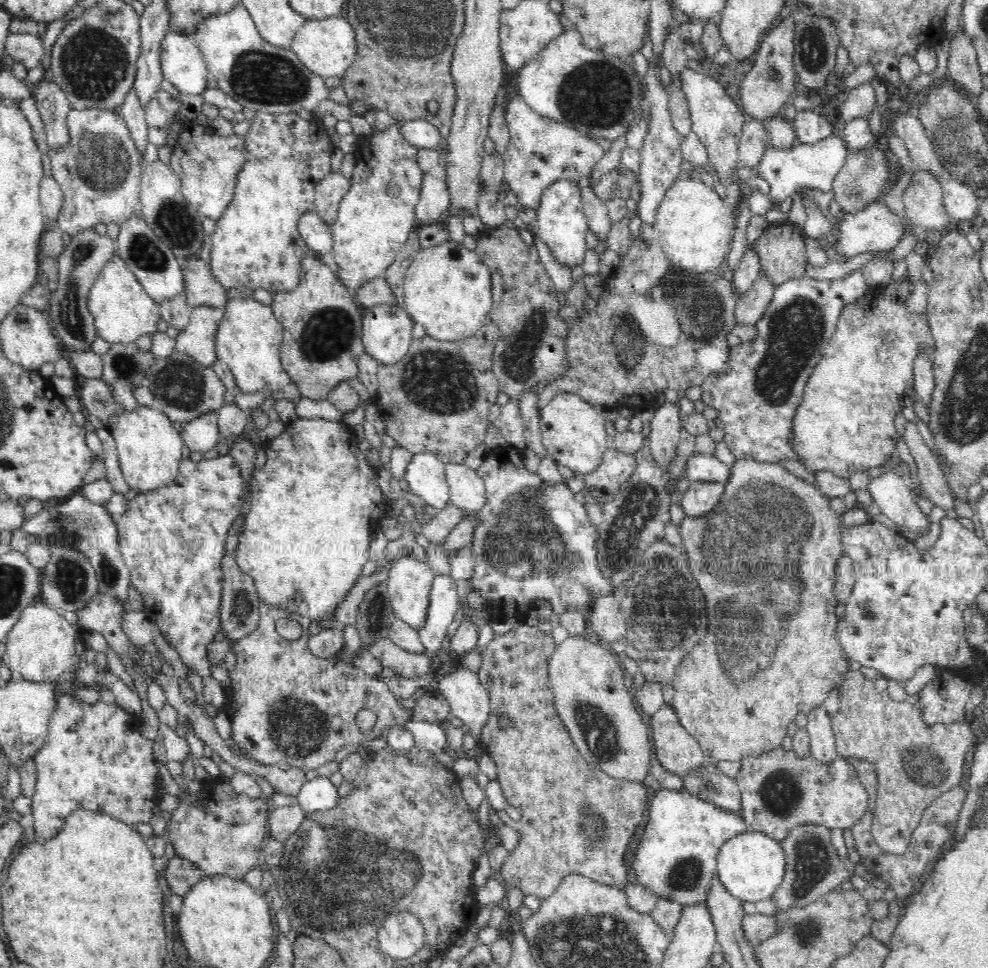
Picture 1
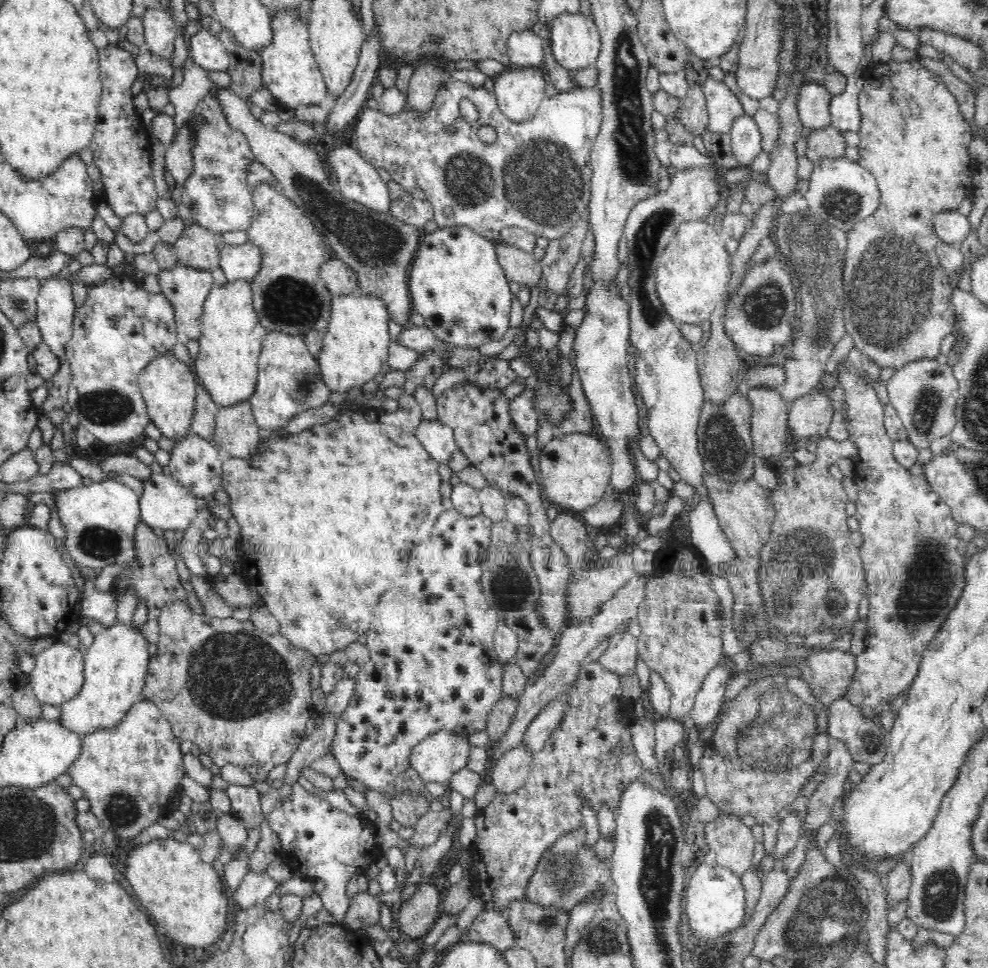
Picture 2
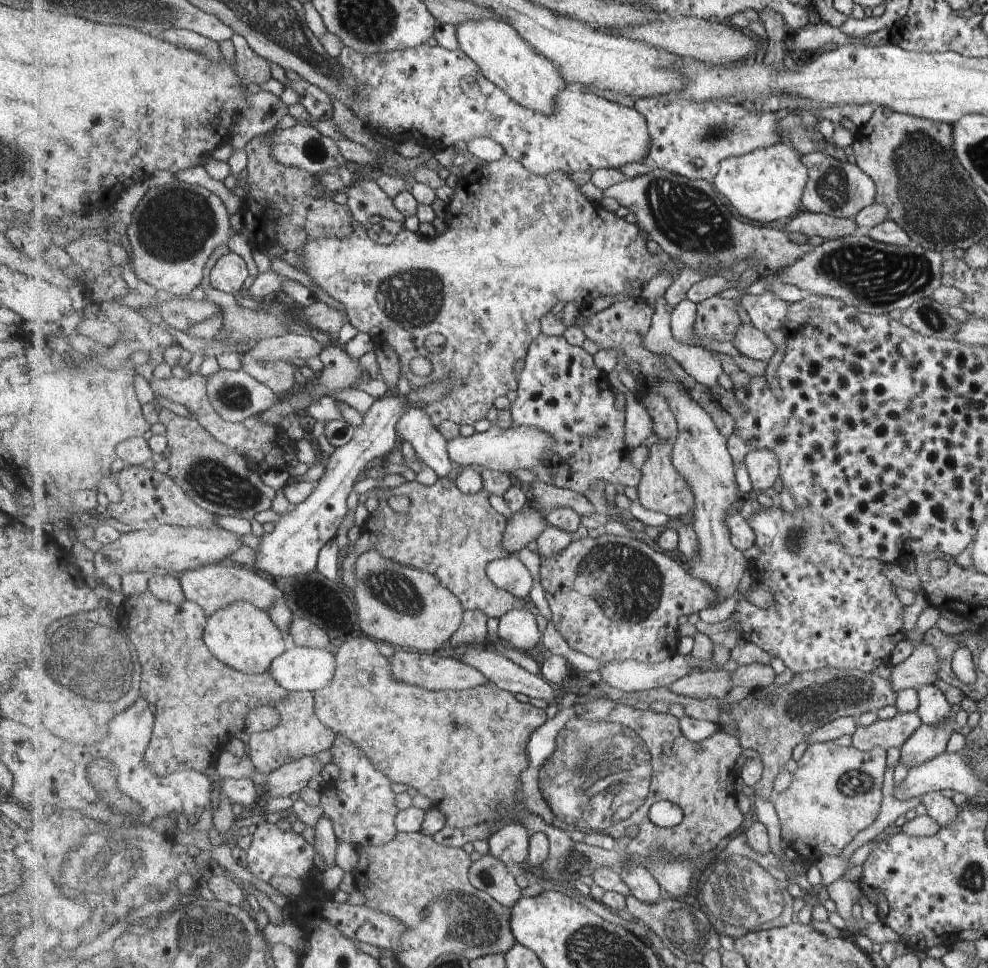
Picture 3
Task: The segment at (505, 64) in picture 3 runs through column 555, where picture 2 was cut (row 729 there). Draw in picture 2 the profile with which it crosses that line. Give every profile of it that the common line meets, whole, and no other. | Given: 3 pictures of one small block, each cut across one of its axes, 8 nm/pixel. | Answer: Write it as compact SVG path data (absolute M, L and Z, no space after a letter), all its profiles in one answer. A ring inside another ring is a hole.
M120 622L114 626L105 627L101 633L93 636L90 646L83 648L83 686L74 698L63 702L60 706L60 722L62 728L78 735L88 737L95 730L111 729L120 723L136 701L141 699L147 664L149 642L139 632L138 627L124 625Z

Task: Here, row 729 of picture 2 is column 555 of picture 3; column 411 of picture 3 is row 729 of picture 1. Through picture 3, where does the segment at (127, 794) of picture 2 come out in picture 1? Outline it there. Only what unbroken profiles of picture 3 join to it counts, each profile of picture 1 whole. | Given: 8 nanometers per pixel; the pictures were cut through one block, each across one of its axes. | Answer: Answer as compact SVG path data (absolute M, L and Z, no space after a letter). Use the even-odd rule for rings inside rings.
M62 698L57 710L49 720L49 729L44 746L33 756L36 767L36 782L32 794L32 816L38 842L54 838L62 830L65 819L72 810L86 808L101 811L121 822L135 826L138 822L150 822L155 816L152 808L160 797L158 764L154 761L153 742L140 735L140 720L125 712L119 705L87 704L84 701L71 701Z

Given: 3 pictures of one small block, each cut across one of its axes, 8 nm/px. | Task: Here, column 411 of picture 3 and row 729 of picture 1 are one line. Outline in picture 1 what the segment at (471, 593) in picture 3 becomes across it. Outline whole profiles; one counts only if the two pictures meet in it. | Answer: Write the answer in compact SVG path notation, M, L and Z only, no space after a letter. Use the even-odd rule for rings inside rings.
M518 625L505 635L496 635L481 649L482 665L477 672L480 683L488 690L491 714L481 729L480 739L496 763L495 778L501 786L505 800L520 818L512 818L508 810L497 811L498 816L514 831L521 834L517 848L508 852L497 877L509 887L513 885L524 895L535 895L541 900L552 894L566 874L578 872L600 883L624 888L628 904L639 913L651 914L660 898L656 893L627 880L623 855L637 828L644 822L644 812L649 805L648 786L639 780L612 778L598 767L586 762L575 748L571 736L554 710L549 686L548 664L555 644L548 631L538 626ZM496 712L512 716L514 724L506 730L496 726Z

